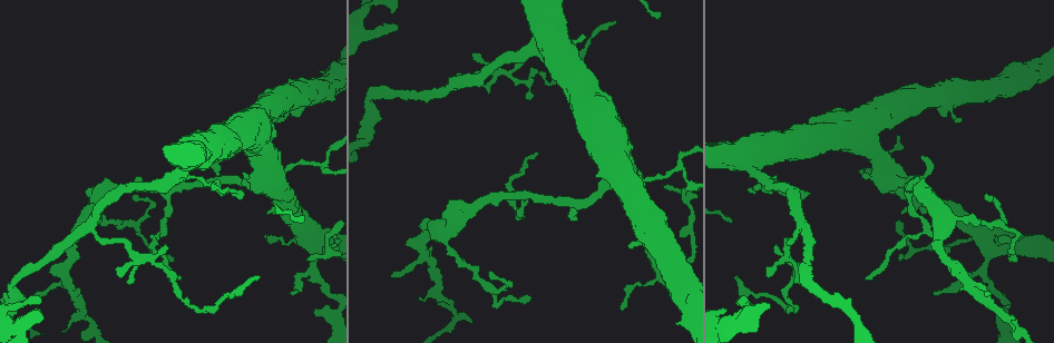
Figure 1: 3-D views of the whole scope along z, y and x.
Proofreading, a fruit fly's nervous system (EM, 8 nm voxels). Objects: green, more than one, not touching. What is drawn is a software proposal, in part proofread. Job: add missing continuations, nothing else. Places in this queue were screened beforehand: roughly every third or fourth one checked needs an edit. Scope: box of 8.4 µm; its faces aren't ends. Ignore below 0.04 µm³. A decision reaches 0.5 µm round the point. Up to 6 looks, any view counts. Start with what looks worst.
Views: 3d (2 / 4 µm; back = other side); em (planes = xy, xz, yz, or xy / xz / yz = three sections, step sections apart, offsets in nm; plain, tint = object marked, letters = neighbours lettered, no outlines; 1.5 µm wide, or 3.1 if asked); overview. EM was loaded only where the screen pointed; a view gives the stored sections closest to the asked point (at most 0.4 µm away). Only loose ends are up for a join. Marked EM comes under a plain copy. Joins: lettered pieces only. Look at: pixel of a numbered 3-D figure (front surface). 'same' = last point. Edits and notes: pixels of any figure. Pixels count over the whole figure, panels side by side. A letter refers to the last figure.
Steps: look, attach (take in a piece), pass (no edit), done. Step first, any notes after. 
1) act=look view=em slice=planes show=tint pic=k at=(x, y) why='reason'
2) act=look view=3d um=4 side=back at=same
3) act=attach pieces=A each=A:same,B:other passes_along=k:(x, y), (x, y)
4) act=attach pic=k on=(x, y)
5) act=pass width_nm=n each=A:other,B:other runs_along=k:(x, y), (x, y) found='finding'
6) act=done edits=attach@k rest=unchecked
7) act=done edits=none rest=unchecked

act=look view=em slice=xz step=4 show=tint pic=1 at=(40, 303) why='an open end'

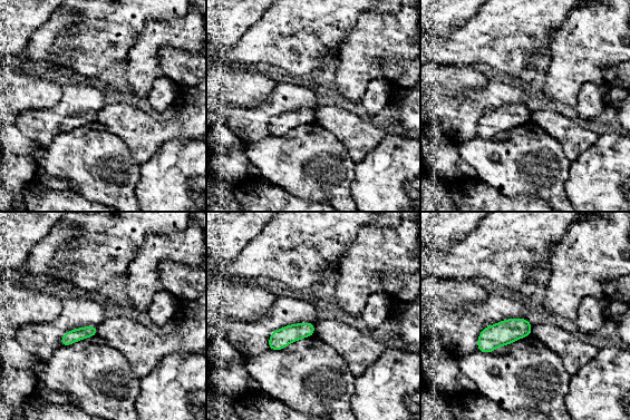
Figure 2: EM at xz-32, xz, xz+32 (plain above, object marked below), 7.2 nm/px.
act=look view=em slice=planes show=letters at=same why='cut it another way'

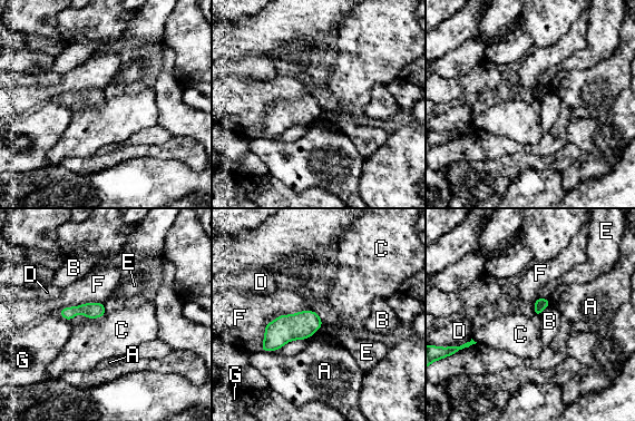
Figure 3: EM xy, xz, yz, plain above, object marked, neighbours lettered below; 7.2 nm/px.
act=pass longest_contact=F:480nm each=A:other,B:other,C:other,D:other,E:other,F:other,G:other found='none of them fits'

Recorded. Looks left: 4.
act=look view=3d um=2 pic=1 at=(616, 21) why='tapers out'

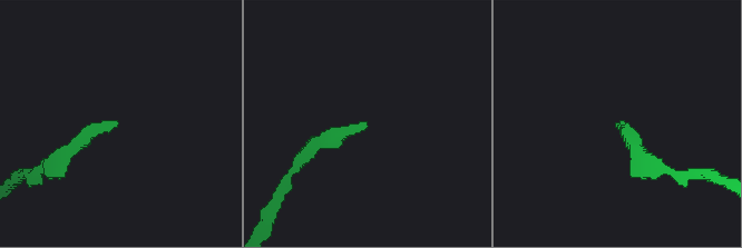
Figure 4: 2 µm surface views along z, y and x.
act=look view=em slice=planes show=letters pic=4 at=(615, 123) why='now the EM'

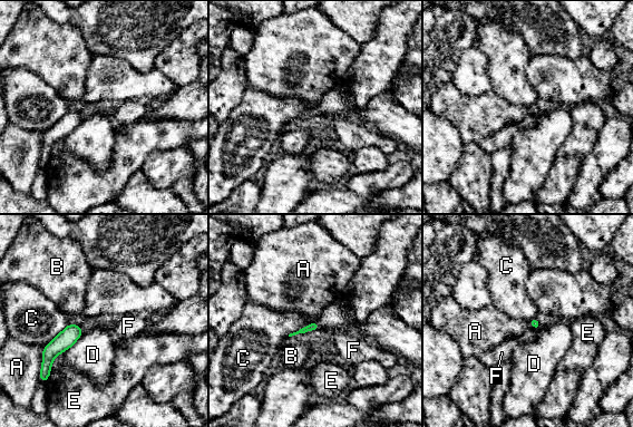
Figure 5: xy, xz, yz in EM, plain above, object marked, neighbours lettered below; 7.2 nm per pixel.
act=pass each=A:other,B:other,C:other,D:other,E:other,F:other border=5:(44, 347), (41, 367) found='none of them fits'

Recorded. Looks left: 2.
act=look view=3d um=4 pic=1 at=(986, 197) why='thin end'

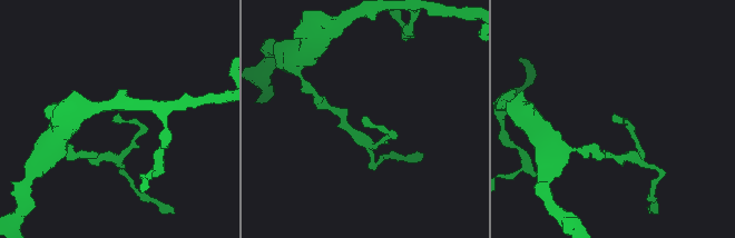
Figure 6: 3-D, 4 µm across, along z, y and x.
act=look view=em slice=planes show=letters pic=6 at=(363, 118) why='shape alone is not enough'

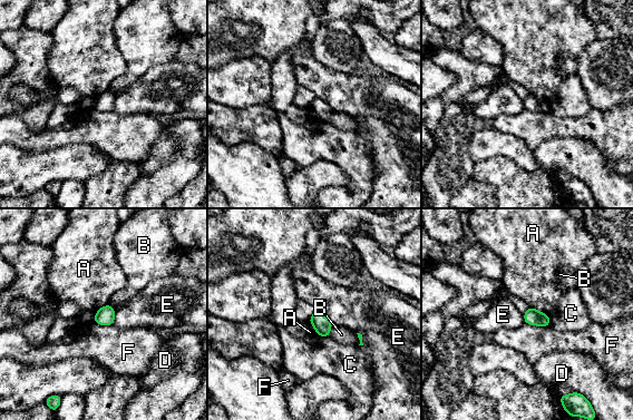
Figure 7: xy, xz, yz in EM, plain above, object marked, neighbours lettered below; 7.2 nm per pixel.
act=pass each=A:other,B:other,C:other,D:other,E:other,F:other border=7:(317, 310), (333, 324) found='no lettered piece goes on from it'

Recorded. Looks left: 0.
act=done edits=none rest=unchecked

